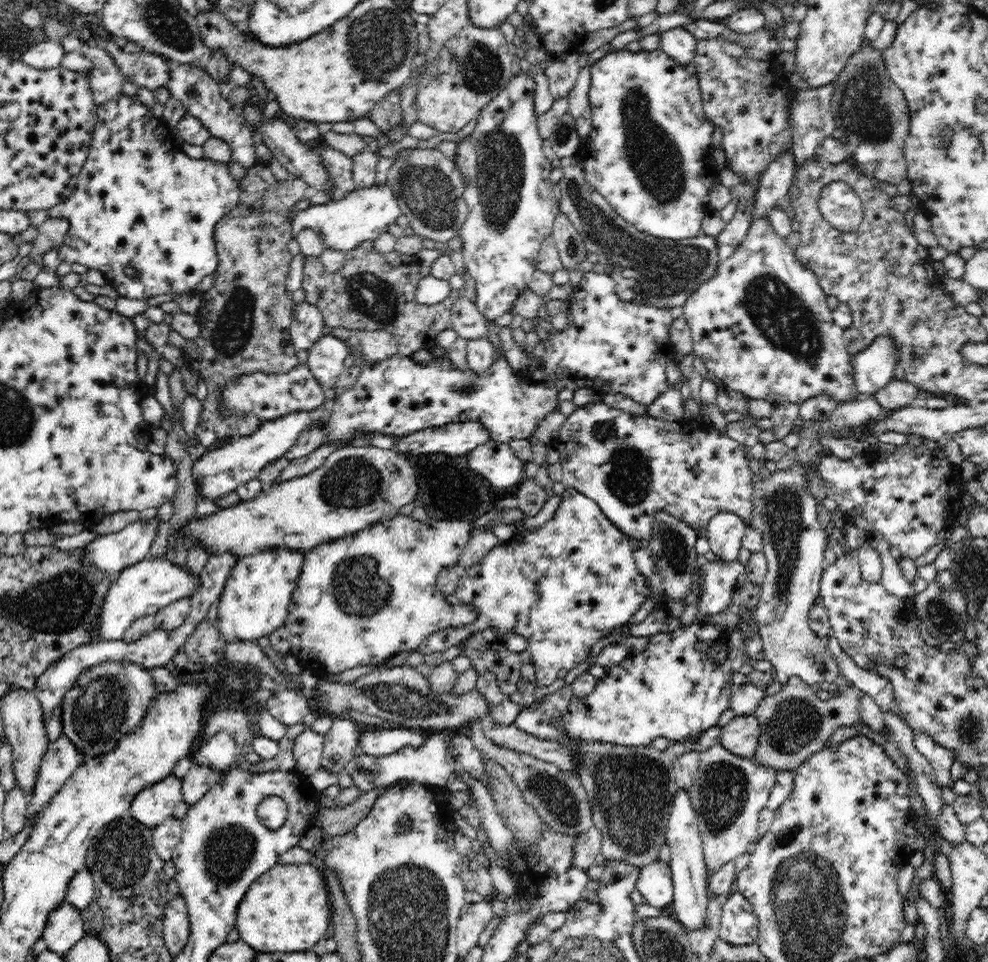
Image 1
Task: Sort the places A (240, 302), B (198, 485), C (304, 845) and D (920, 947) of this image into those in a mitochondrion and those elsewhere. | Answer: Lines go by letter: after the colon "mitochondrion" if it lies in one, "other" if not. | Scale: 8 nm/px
A: mitochondrion
B: other
C: other
D: other

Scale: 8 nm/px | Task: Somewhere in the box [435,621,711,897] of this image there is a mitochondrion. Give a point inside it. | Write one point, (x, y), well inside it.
(622, 785)

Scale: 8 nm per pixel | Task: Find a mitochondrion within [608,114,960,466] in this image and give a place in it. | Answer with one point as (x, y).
(782, 316)

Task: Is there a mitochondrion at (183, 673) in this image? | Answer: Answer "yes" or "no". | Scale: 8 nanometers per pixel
no

